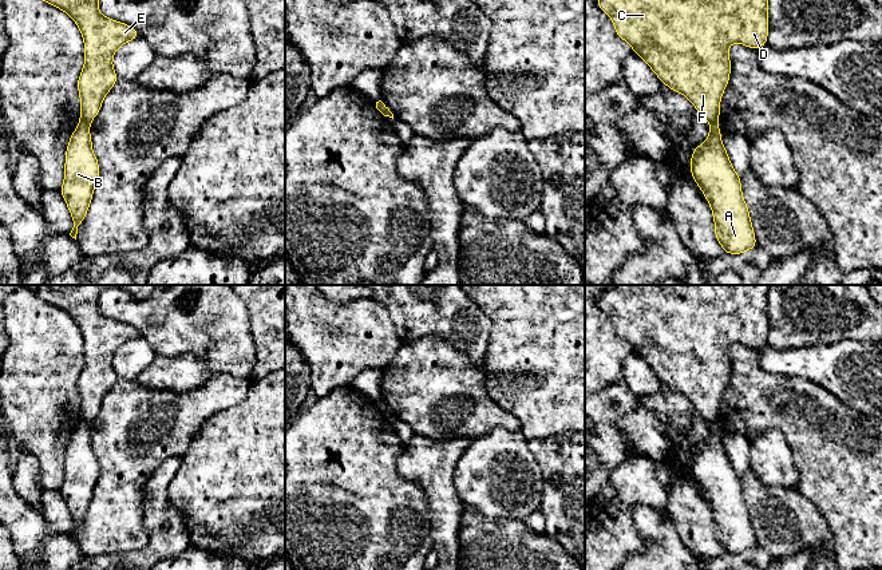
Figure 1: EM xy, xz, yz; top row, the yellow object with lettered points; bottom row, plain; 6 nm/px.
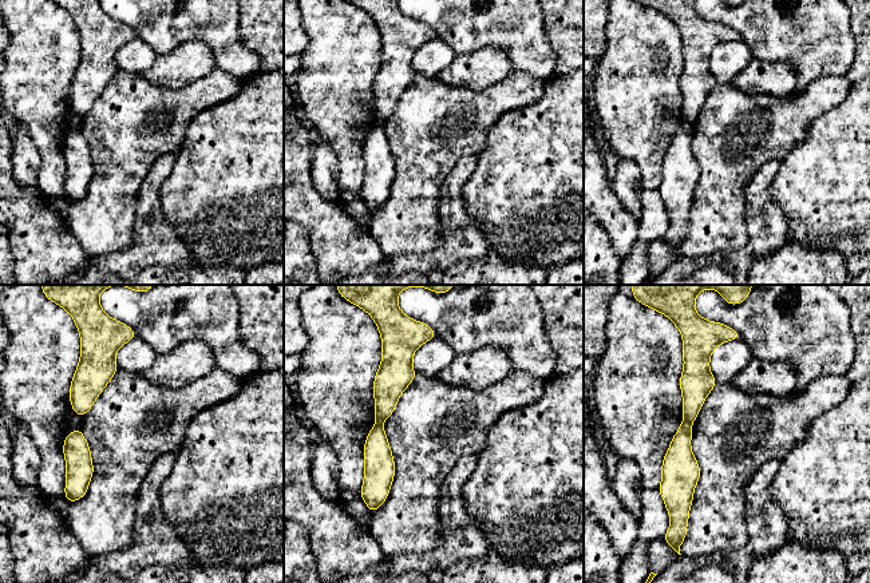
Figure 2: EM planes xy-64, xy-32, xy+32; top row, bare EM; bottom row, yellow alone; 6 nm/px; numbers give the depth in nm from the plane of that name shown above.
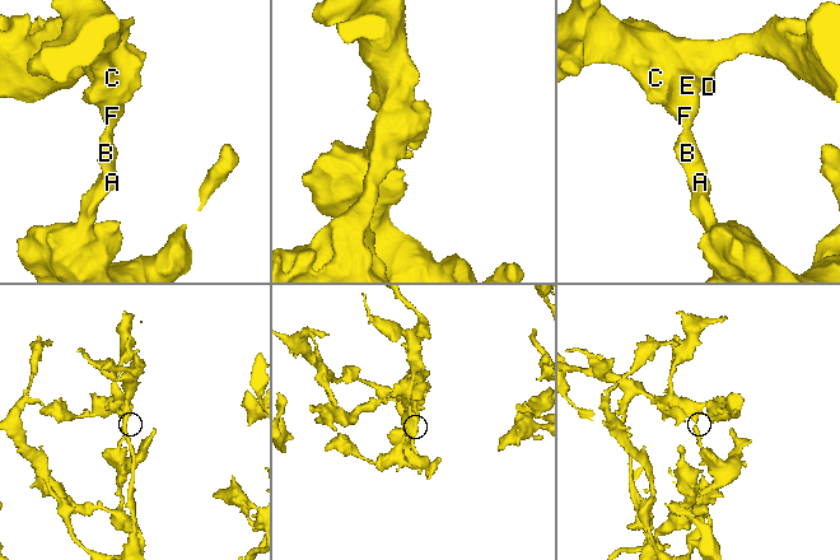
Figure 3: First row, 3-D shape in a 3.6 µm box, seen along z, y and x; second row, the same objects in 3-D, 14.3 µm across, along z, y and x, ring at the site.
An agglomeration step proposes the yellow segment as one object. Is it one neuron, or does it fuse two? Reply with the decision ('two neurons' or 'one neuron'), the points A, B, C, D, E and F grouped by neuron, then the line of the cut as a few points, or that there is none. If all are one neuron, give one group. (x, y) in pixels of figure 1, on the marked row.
two neurons; groups A B / C D E F; cut xy (80, 119), (89, 123)

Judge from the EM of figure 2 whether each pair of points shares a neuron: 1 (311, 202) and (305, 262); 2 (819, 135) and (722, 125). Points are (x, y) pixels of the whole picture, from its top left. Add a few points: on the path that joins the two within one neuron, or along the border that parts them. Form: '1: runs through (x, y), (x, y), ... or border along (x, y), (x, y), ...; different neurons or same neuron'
1: border along (297, 222), (307, 231), (309, 250), (316, 268); different neurons
2: border along (826, 111), (813, 121), (807, 133), (783, 157); different neurons

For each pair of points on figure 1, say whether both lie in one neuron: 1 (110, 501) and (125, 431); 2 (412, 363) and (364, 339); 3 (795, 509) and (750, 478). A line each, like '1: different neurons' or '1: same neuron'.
1: same neuron
2: different neurons
3: same neuron

